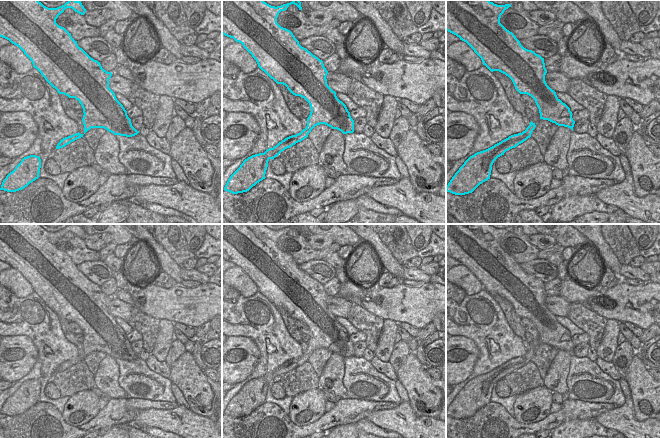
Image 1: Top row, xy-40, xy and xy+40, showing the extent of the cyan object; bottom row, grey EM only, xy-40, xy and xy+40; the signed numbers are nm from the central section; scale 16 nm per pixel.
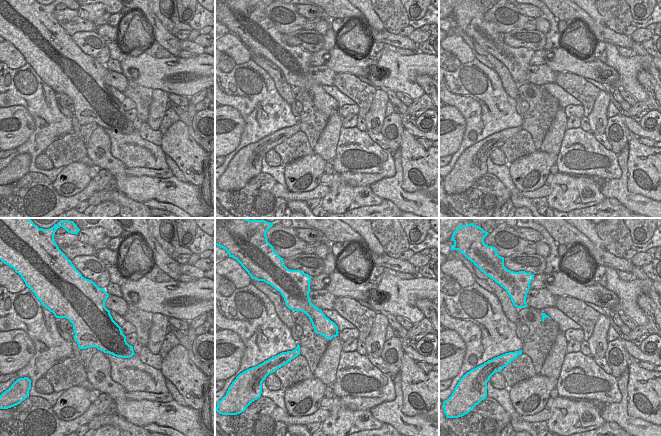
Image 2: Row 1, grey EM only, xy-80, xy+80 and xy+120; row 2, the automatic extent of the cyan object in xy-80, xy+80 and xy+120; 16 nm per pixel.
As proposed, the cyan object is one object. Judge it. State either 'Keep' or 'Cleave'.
Keep

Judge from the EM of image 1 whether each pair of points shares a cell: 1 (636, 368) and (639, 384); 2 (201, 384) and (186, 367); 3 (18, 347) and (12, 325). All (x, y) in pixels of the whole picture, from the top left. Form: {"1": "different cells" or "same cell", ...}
{"1": "same cell", "2": "same cell", "3": "different cells"}

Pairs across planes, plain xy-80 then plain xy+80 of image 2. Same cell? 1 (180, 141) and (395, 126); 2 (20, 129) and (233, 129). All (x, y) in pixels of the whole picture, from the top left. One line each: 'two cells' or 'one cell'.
1: two cells
2: one cell

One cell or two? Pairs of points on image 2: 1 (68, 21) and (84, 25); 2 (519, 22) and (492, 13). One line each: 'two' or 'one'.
1: one
2: one

